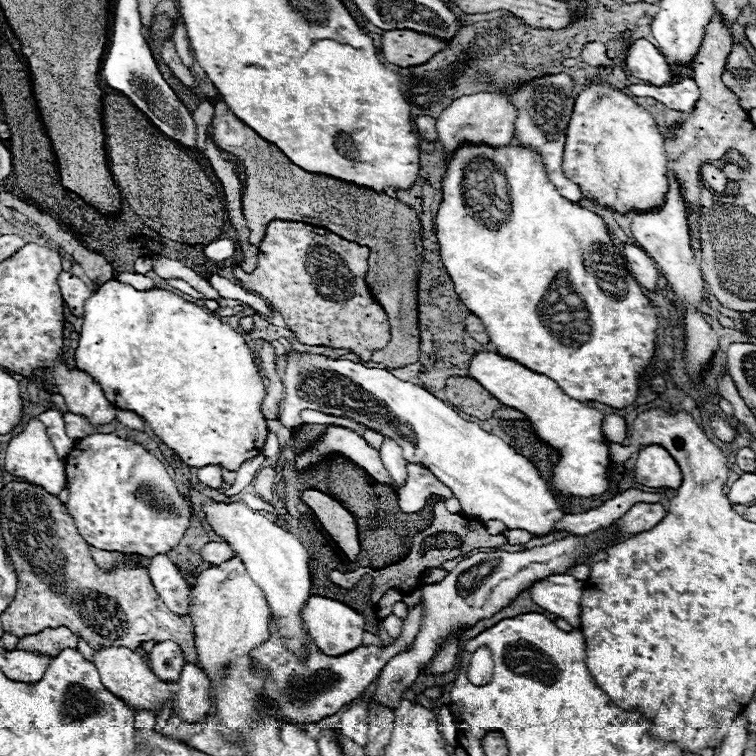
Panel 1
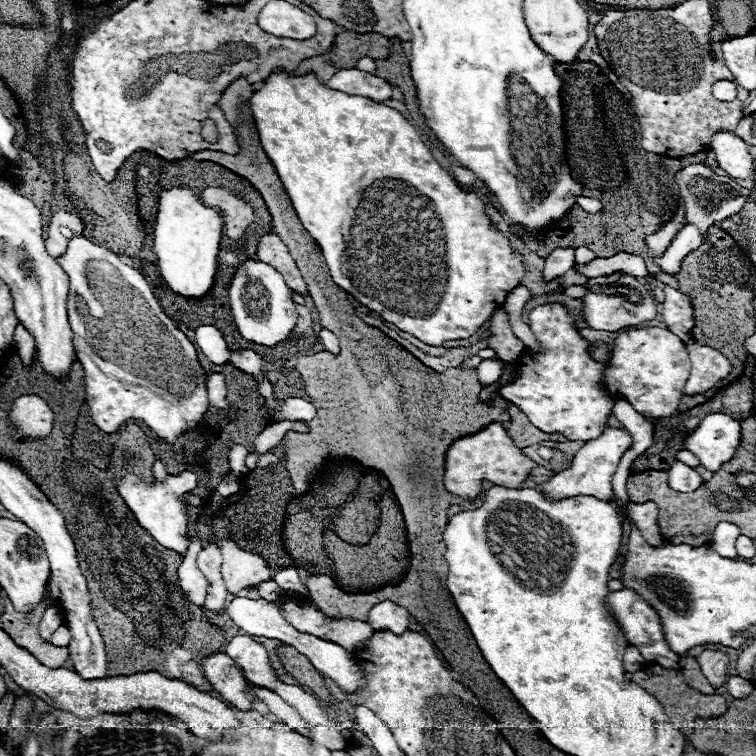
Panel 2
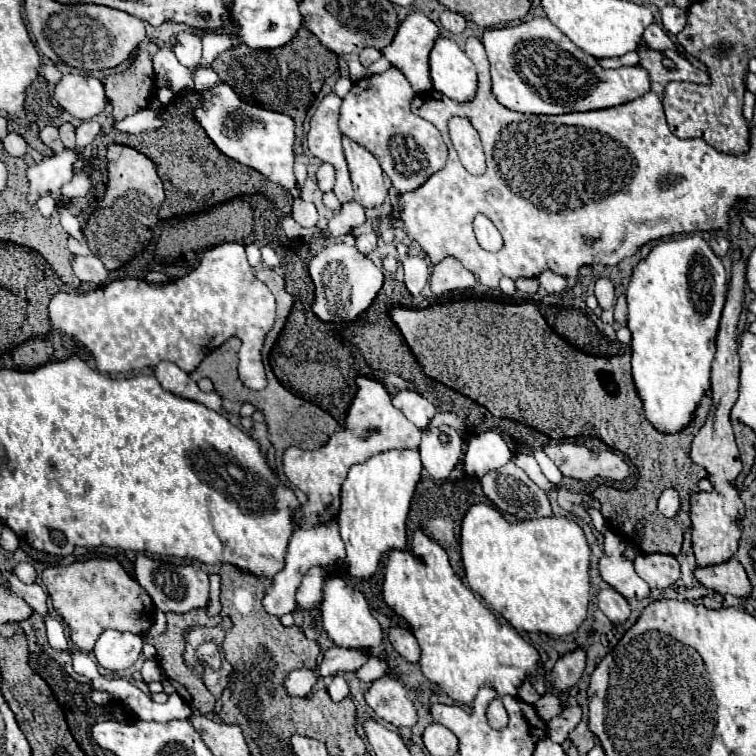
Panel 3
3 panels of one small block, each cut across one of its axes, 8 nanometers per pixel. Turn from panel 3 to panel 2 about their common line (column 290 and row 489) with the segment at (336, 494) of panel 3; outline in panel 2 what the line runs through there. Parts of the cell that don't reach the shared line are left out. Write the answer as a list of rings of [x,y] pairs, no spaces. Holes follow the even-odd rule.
[[[492,422],[486,428],[478,430],[476,434],[462,436],[450,444],[446,450],[446,472],[444,484],[446,490],[462,500],[476,502],[482,496],[482,480],[490,480],[498,486],[506,488],[520,488],[528,478],[530,470],[540,466],[530,456],[522,452],[522,448],[514,446],[512,438],[508,436],[502,422]]]

